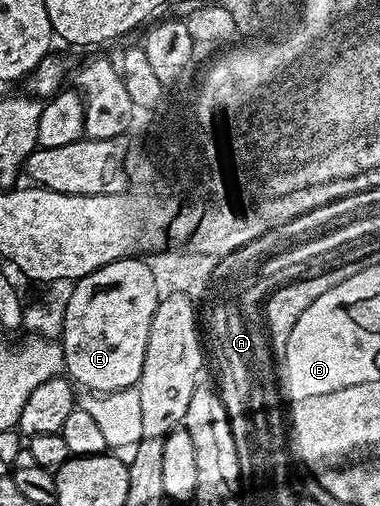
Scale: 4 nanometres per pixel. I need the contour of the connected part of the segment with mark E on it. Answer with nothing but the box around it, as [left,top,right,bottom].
[61,258,160,394]

